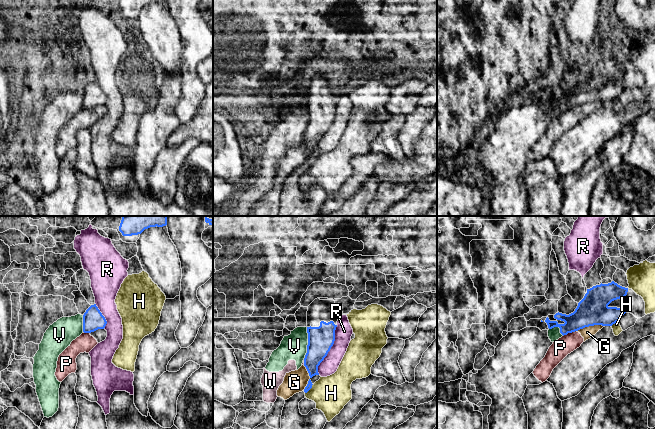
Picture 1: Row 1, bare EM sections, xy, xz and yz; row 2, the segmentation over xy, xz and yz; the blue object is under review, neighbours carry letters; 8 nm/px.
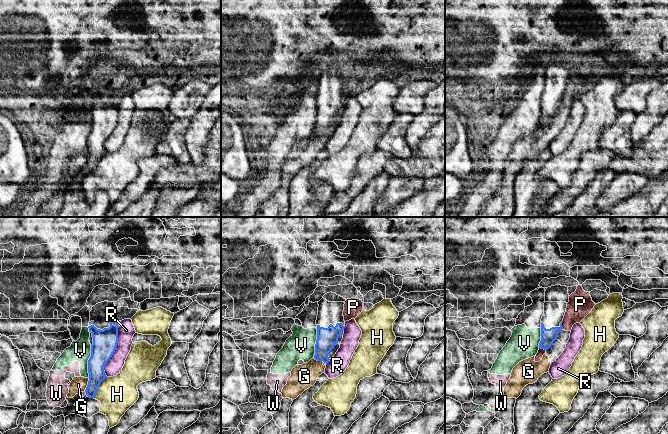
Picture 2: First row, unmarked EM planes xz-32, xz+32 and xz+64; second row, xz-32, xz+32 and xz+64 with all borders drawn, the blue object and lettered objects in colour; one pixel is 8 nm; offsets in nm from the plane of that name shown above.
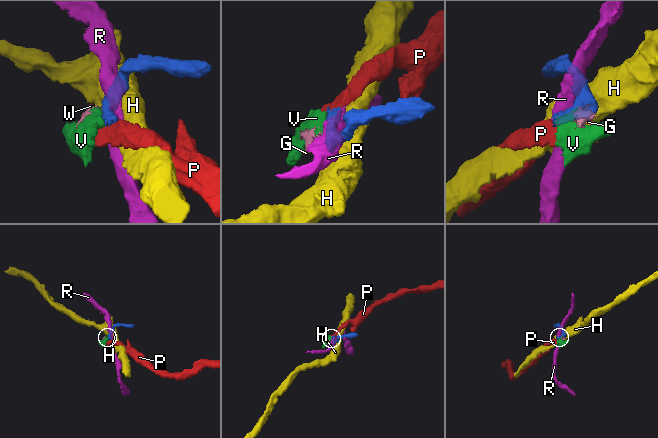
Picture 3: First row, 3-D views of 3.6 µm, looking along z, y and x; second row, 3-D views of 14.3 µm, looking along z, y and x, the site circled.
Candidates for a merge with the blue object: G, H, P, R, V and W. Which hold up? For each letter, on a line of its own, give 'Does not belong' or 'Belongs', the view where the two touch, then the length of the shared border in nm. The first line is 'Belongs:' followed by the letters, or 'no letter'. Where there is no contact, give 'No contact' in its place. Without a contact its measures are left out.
Belongs: no letter
G: Does not belong. Touches blue in yz. Shared border 220 nm
H: Does not belong. Touches blue in xz. Shared border 100 nm
P: Does not belong. Touches blue in yz. Shared border 120 nm
R: Does not belong. Touches blue in xz. Shared border 420 nm
V: Does not belong. Touches blue in xz. Shared border 260 nm
W: Does not belong. Touches blue in xz. Shared border 30 nm

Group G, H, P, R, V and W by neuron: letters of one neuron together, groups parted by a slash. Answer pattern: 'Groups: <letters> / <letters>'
Groups: G P / H / R / V W

